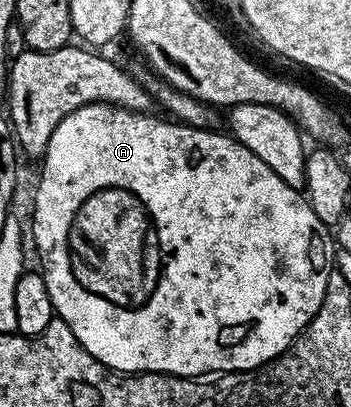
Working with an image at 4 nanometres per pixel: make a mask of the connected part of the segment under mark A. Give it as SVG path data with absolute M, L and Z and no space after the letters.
M98 103L71 111L71 115L55 127L40 162L41 178L33 197L33 237L31 233L32 244L33 241L37 244L37 257L41 260L39 272L47 283L53 312L71 327L75 339L79 339L81 346L96 361L126 375L164 373L171 377L201 379L206 375L256 369L280 357L319 311L335 253L330 226L321 222L298 190L283 183L255 151L247 151L247 147L228 132L212 133L209 127L187 125L173 119L160 121L153 116Z

